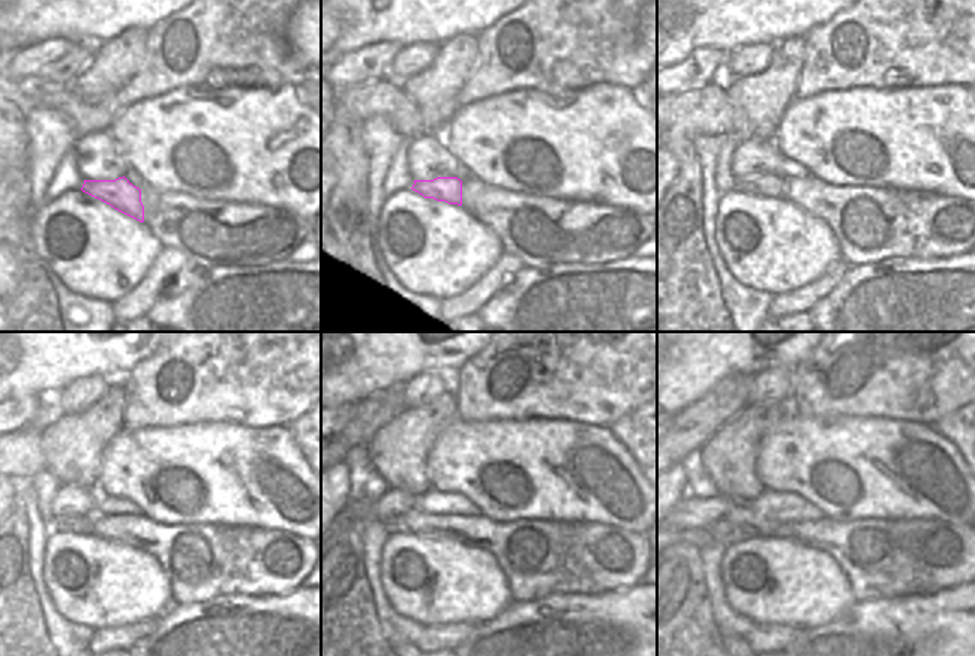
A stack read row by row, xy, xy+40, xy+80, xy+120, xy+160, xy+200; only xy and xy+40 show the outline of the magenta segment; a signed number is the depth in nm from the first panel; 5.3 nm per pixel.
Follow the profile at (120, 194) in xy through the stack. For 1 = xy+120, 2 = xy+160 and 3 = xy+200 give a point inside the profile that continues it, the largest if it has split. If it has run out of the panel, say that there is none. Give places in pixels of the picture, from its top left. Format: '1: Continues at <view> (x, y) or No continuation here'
1: Continues at xy+120 (72, 521)
2: Continues at xy+160 (393, 524)
3: Continues at xy+200 (720, 527)

